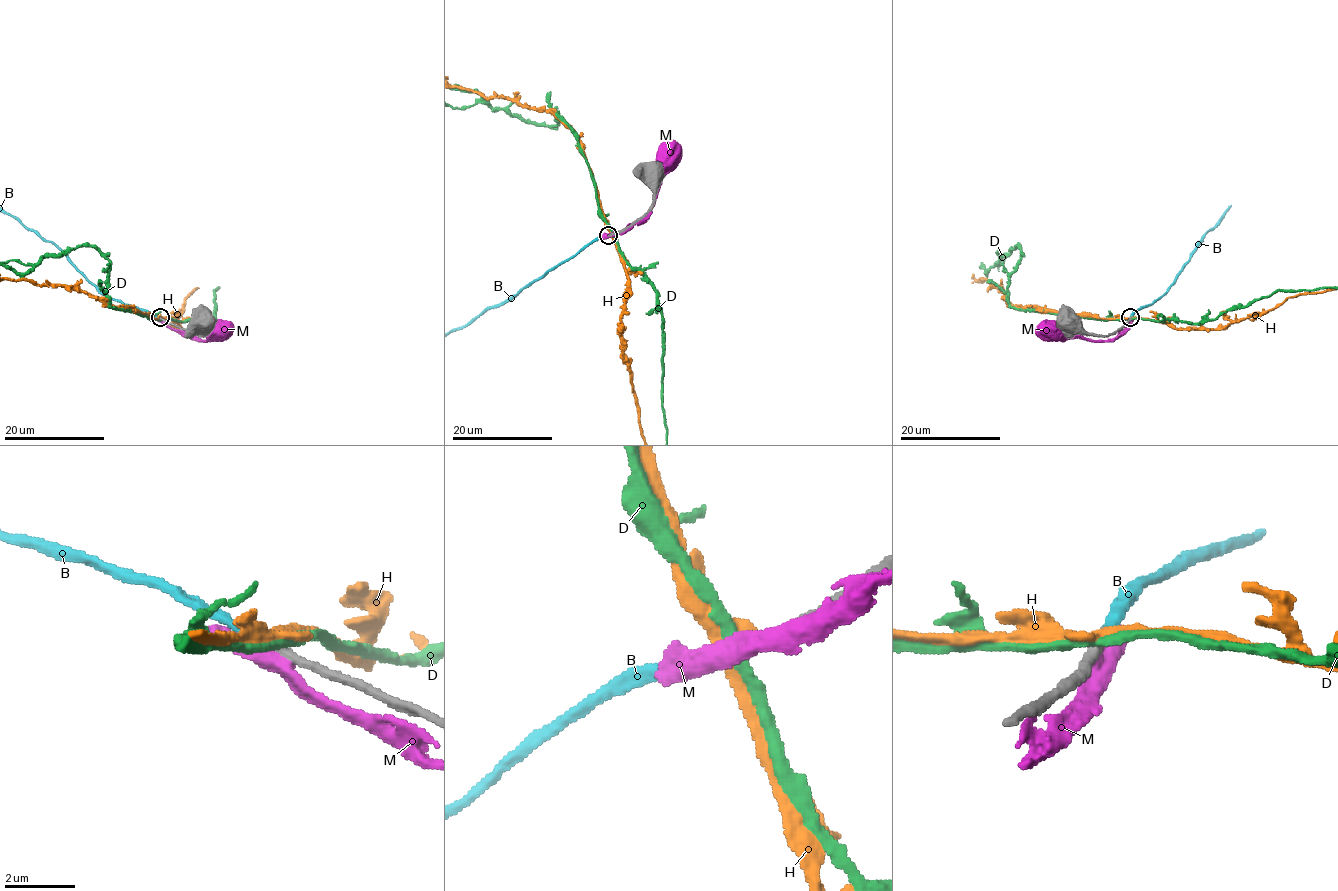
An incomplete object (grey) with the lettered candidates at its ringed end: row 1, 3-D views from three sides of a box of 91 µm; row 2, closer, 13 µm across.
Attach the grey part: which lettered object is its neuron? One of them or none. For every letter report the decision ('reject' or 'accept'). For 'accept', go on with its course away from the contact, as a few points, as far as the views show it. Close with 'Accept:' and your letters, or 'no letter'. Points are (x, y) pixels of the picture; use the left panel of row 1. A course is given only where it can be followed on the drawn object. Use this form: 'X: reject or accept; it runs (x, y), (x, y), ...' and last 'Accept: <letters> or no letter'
B: accept
D: reject
H: reject
M: reject
Accept: B

